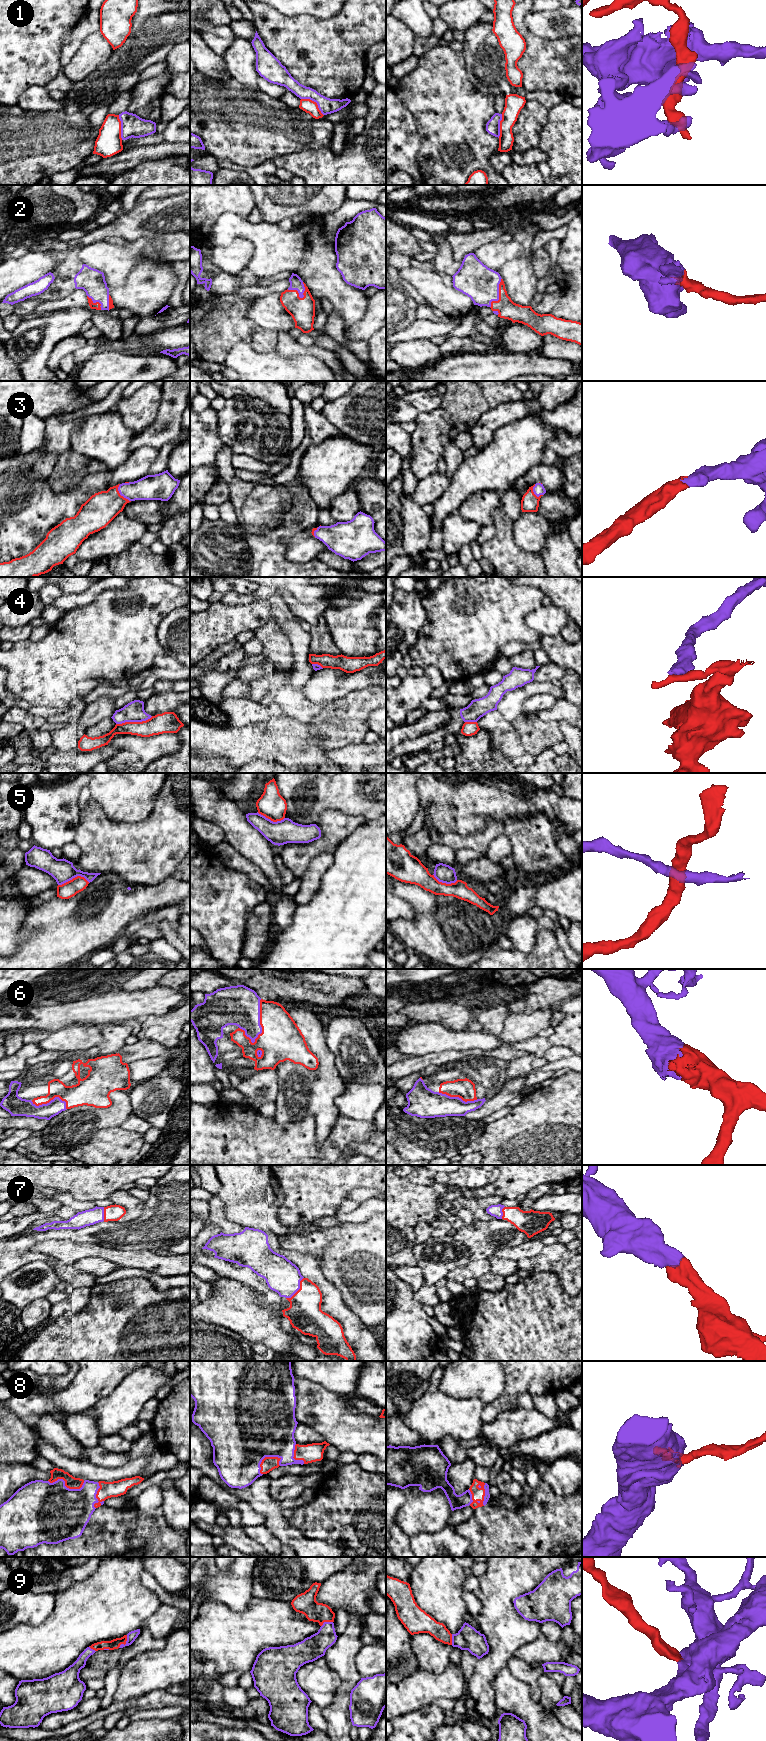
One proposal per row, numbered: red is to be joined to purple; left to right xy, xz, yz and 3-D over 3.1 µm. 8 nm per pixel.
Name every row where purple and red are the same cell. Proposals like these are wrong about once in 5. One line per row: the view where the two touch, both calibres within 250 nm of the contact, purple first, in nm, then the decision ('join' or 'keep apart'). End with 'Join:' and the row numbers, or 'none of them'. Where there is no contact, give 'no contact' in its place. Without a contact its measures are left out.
1: xz | 130/110 nm | keep apart
2: xz | 100/200 nm | join
3: xy | 200/260 nm | join
4: xy | 160/160 nm | keep apart
5: xy | 190/130 nm | keep apart
6: xz | 320/340 nm | join
7: xz | 280/260 nm | join
8: xy | 480/100 nm | join
9: xy | 80/80 nm | join
Join: 2, 3, 6, 7, 8, 9

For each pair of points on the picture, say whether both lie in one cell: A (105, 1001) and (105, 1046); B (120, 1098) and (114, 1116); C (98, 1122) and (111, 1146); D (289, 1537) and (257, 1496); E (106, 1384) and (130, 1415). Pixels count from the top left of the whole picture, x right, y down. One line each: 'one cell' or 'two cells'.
A: two cells
B: one cell
C: two cells
D: one cell
E: two cells

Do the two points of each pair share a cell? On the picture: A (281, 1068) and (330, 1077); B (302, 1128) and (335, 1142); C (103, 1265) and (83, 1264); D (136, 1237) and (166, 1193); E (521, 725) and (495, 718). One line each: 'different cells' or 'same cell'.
A: same cell
B: same cell
C: same cell
D: same cell
E: different cells

